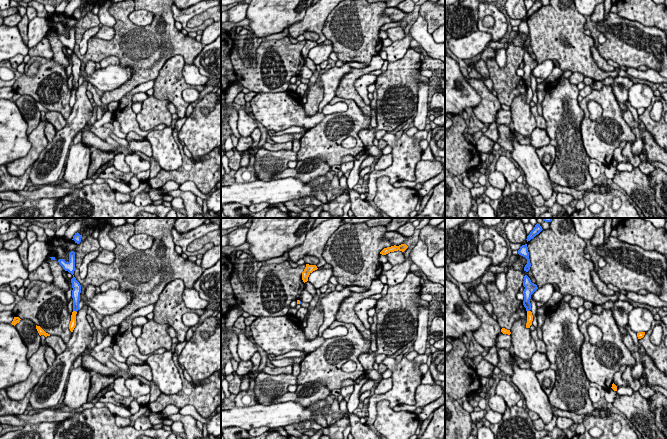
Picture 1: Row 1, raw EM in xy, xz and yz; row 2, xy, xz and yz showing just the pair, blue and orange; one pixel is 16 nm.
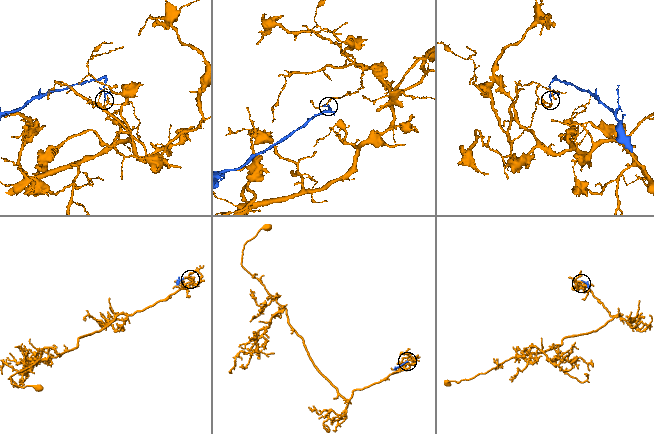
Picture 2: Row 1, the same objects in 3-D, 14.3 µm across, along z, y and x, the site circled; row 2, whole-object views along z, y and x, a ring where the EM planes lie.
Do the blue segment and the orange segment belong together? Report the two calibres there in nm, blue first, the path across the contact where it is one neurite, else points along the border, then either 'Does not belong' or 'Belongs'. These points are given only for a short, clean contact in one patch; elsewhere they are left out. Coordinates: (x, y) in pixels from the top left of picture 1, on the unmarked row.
Thickness 130 nm (blue) against 100 nm. Boundary: xy (73, 86), (76, 88). Does not belong

